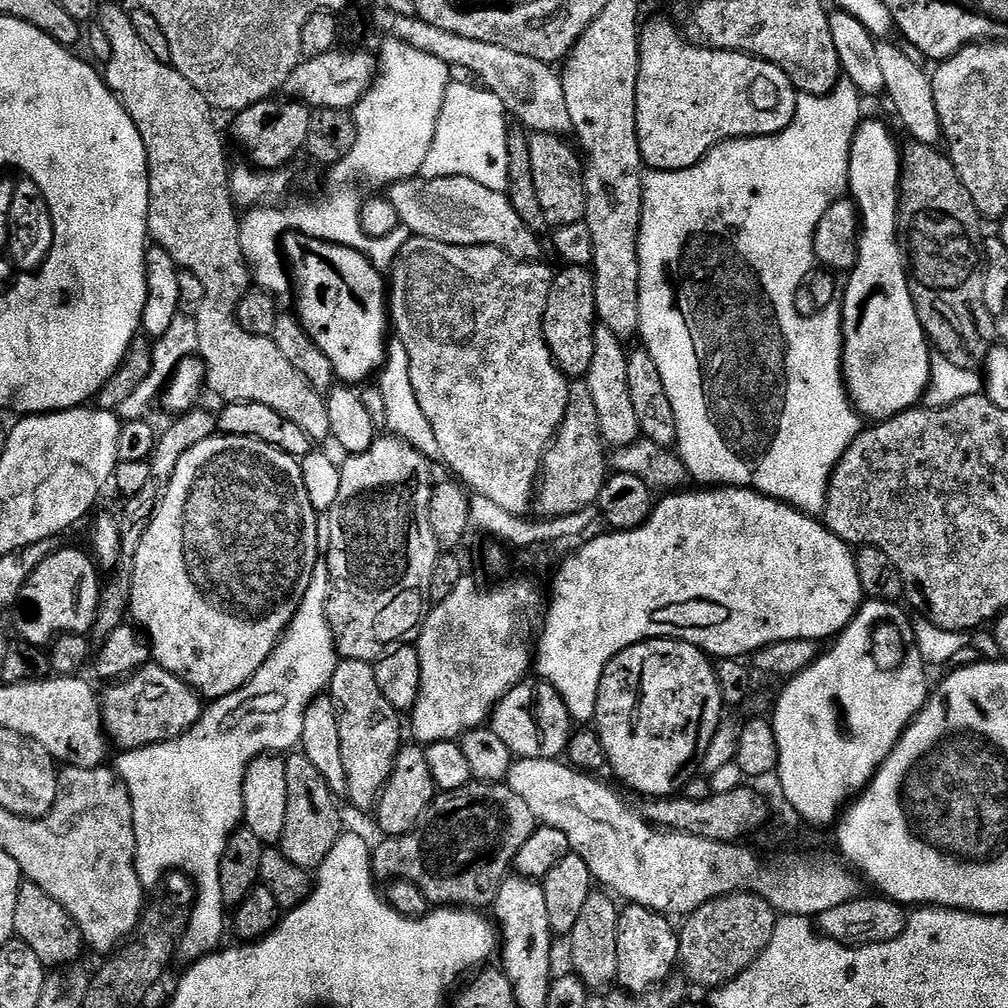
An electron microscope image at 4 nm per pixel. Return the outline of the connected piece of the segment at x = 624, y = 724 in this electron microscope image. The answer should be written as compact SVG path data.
M644 640L641 644L630 646L626 650L619 652L608 665L604 667L602 682L598 686L596 695L596 718L594 721L594 731L599 736L602 750L605 751L607 767L612 768L612 772L629 788L632 792L637 792L643 798L659 798L661 796L674 796L681 791L682 777L684 771L697 759L698 753L706 749L714 738L716 731L720 727L722 715L720 711L725 711L726 705L722 694L718 690L716 682L716 670L713 661L705 653L692 644L684 644L681 640Z

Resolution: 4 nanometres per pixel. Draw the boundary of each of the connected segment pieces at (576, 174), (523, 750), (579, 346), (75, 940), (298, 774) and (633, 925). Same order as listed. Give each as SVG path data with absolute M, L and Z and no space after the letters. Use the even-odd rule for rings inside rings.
M537 132L528 136L535 193L542 206L542 214L553 229L583 221L586 206L582 160L577 149L571 143L568 145L566 140L563 135L554 133Z
M539 678L515 684L493 707L490 726L494 734L506 742L513 757L521 760L554 760L563 757L574 733L574 721L568 713L566 702L558 690L554 690L554 686Z
M587 267L561 268L561 272L557 271L550 281L542 335L561 372L569 378L584 378L590 370L588 357L596 345L595 332L598 327L595 278Z
M31 882L21 883L18 890L18 906L14 909L14 930L16 931L15 939L20 940L38 958L42 958L45 969L56 970L61 966L71 965L79 958L83 952L86 952L84 943L84 931L74 922L74 918L42 886Z
M296 750L285 759L286 766L286 828L282 830L279 849L294 866L309 870L319 869L320 863L334 850L334 842L342 834L340 808L336 805L337 793L326 786L326 778L318 774L310 758Z
M637 904L621 907L619 913L616 971L619 987L629 994L639 994L663 985L673 975L672 967L675 969L680 959L680 938L673 921Z

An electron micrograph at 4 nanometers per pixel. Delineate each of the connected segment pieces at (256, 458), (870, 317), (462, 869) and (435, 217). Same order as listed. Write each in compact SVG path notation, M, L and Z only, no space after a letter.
M217 434L198 442L194 450L186 450L186 454L182 454L182 462L178 462L160 498L160 503L156 505L156 513L148 523L146 534L142 534L142 542L138 542L135 554L130 557L130 616L146 633L151 659L161 668L185 680L208 702L234 694L246 682L250 682L250 678L254 678L254 674L266 662L266 658L270 658L278 641L284 637L288 623L294 618L298 606L302 606L302 598L306 598L306 590L310 590L310 578L314 578L314 570L322 560L322 524L316 520L319 520L318 514L310 502L310 494L306 494L306 482L302 478L300 460L273 444L255 440L253 436Z
M865 119L856 129L850 150L848 192L855 203L860 221L856 245L856 263L847 273L848 285L843 285L841 332L844 335L844 383L853 408L868 422L894 418L900 412L915 408L924 399L932 373L933 349L924 335L924 327L912 301L906 260L902 255L902 240L898 235L900 214L900 154L892 132L880 120Z
M473 782L462 786L458 790L450 790L449 792L440 792L432 804L424 812L424 816L416 823L416 827L410 829L406 834L401 836L390 836L381 839L381 844L371 849L372 854L372 874L377 881L393 882L408 881L418 888L425 898L436 906L451 906L454 908L466 908L469 910L484 910L496 901L496 895L500 889L500 884L509 875L510 869L515 865L518 850L522 850L522 845L526 843L526 838L530 838L530 834L534 834L538 827L536 815L530 810L530 806L526 806L526 802L522 802L522 798L518 798L518 794L514 794L514 790L508 788L507 783L498 784L481 784Z
M451 176L450 178L434 178L433 180L416 179L400 180L387 189L386 197L397 211L399 223L409 228L412 236L425 236L438 242L446 242L454 246L494 246L515 260L536 262L541 259L540 239L534 230L522 222L507 195L498 190L490 190L470 178Z

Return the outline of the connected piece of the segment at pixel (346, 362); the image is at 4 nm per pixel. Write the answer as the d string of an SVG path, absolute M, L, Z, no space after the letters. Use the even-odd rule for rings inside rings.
M301 232L284 235L282 255L290 269L291 283L296 283L295 315L314 338L318 350L326 354L330 366L334 366L337 381L360 386L367 376L375 377L385 362L384 335L390 332L382 272L358 249L315 240Z

